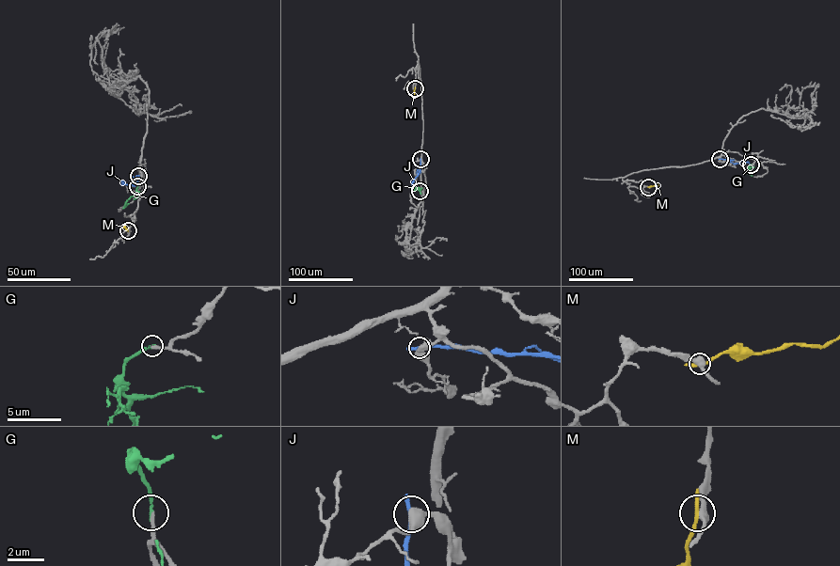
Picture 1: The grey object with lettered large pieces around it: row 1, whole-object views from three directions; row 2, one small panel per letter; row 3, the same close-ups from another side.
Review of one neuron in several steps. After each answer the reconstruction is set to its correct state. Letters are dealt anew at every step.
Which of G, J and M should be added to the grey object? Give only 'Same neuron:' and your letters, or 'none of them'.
Same neuron: G

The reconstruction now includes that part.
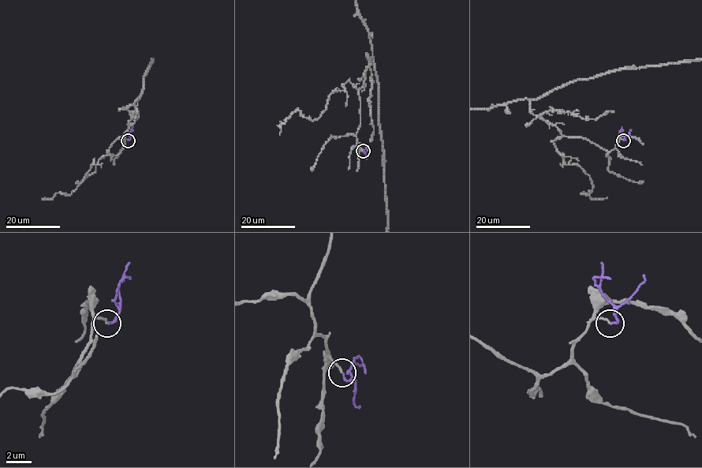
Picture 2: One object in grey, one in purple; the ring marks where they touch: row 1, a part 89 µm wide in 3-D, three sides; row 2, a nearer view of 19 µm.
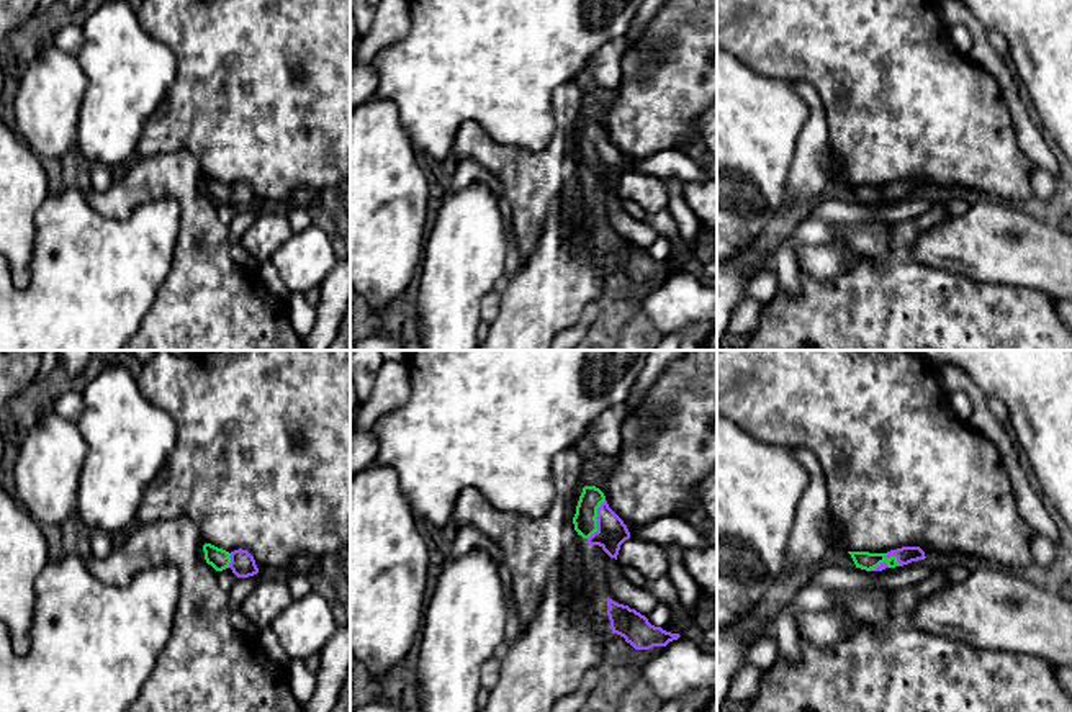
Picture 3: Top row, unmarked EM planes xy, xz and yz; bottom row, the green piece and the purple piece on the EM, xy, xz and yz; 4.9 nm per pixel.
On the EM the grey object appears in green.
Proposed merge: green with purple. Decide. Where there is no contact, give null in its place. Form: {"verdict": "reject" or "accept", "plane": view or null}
{"verdict": "accept", "plane": "yz"}

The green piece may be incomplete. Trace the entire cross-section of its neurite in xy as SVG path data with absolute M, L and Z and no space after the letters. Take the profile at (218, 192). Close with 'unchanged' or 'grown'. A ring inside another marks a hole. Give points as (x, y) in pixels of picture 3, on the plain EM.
M211 177L203 178L205 193L216 205L231 201L237 211L249 211L259 206L254 190L247 183L226 185Z | grown

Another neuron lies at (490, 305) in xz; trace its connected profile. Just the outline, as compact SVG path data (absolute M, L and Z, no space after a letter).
M499 288L489 291L480 303L480 321L491 324L499 314L501 291Z

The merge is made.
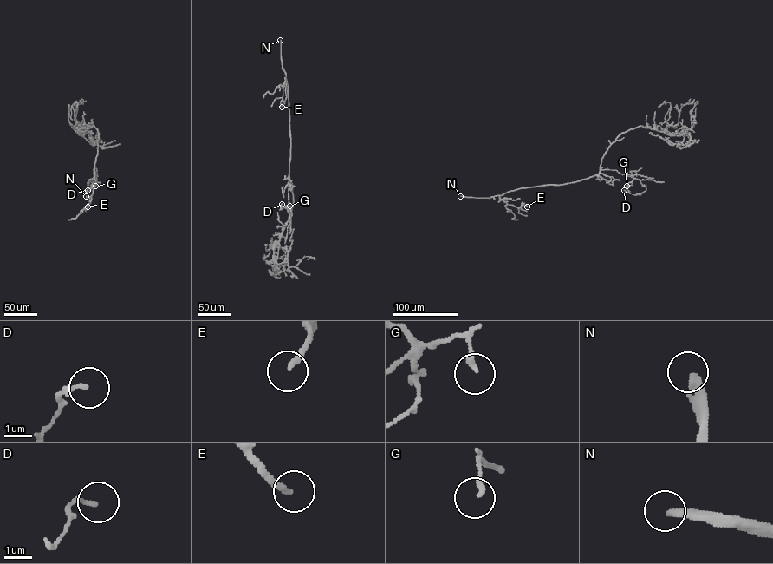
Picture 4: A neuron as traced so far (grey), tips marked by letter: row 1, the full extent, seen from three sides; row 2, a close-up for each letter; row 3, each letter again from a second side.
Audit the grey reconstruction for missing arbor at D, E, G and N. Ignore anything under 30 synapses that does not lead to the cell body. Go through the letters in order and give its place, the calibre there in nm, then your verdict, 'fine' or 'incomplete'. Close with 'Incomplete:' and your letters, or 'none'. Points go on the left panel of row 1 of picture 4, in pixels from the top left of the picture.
D: at (87, 190); 170 nm thick; fine
E: at (87, 206); 180 nm thick; incomplete
G: at (95, 186); 190 nm thick; fine
N: at (86, 196); 300 nm thick; incomplete
Incomplete: E, N

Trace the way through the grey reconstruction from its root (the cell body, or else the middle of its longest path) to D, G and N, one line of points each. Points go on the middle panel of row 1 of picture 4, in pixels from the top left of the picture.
D: (291, 183), (289, 180), (289, 213), (287, 207), (281, 207), (282, 204)
G: (291, 183), (289, 180), (289, 213), (287, 207), (289, 206)
N: (291, 183), (288, 85), (282, 66), (280, 40)

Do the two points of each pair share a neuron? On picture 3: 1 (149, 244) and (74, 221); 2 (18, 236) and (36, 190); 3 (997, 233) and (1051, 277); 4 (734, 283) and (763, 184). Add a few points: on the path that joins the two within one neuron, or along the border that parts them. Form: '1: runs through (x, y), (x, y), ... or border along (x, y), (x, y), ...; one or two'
1: runs through (131, 244), (97, 244), (92, 239); one
2: runs through (18, 225), (18, 208), (25, 202); one
3: runs through (1010, 244), (1023, 249), (1038, 264); one
4: border along (745, 252), (734, 259); two

